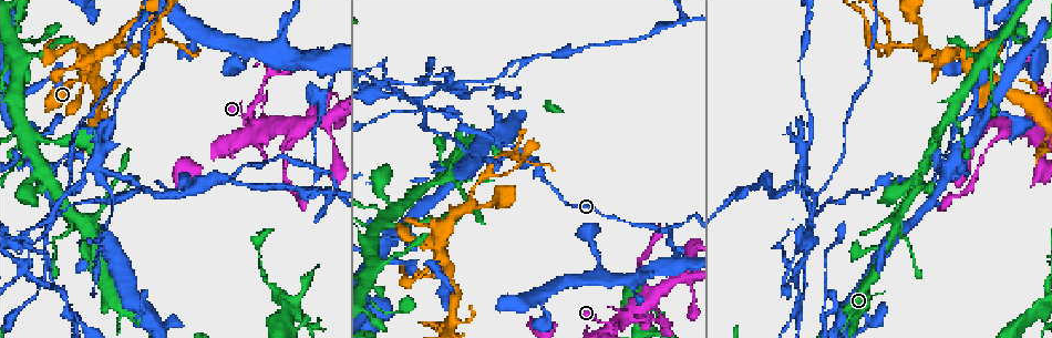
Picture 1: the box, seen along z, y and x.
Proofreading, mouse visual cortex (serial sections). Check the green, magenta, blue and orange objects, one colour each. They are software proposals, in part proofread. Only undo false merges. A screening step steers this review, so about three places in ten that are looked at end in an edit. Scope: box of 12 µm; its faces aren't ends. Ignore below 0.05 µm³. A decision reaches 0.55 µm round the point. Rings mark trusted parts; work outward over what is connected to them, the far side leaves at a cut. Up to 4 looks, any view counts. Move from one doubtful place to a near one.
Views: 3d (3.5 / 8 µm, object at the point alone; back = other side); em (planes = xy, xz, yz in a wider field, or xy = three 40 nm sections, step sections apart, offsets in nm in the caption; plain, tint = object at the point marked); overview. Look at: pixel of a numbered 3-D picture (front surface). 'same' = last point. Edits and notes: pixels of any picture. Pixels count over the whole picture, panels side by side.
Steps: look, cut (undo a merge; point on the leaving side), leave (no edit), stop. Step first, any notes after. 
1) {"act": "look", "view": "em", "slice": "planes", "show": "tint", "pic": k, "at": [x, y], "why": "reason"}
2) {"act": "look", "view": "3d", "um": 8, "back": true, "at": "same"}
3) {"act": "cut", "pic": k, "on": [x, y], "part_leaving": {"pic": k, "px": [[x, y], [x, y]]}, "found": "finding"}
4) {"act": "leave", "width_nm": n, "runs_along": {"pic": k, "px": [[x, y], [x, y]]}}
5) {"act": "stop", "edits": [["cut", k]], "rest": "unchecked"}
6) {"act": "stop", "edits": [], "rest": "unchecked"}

{"act": "look", "view": "3d", "um": 3.5, "pic": 1, "at": [86, 76], "why": "thin arm on a thick one"}

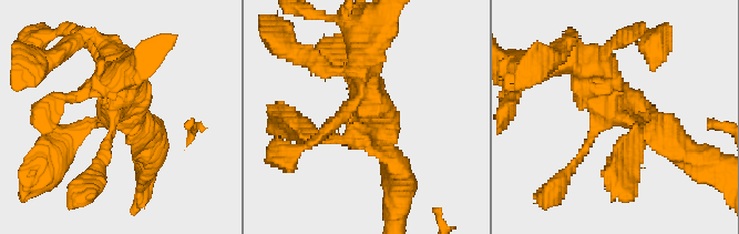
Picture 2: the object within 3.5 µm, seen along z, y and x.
{"act": "look", "view": "em", "slice": "xy", "step": 5, "show": "tint", "pic": 2, "at": [622, 110], "arms": 4, "arm_widths_nm": [150, 200, 350, 400], "why": "now the EM"}

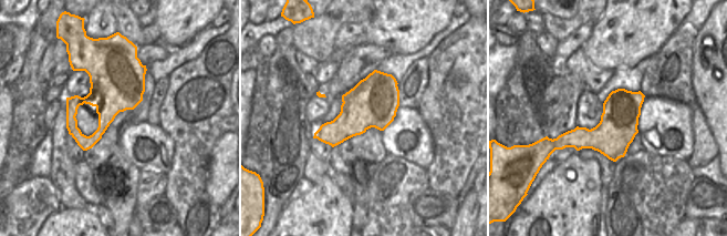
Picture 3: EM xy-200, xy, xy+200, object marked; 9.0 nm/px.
{"act": "leave", "runs_along": {"pic": 2, "px": [[634, 148], [639, 121], [577, 67]]}, "found": "continuous, no second cell"}

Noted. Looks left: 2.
{"act": "look", "view": "3d", "um": 8, "pic": 1, "at": [457, 185], "why": "sudden change in width"}

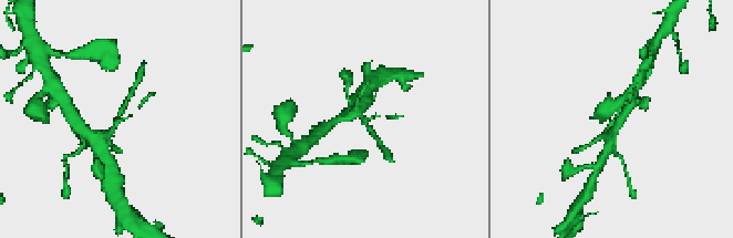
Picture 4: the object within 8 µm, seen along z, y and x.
{"act": "look", "view": "3d", "um": 3.5, "pic": 4, "at": [612, 124]}

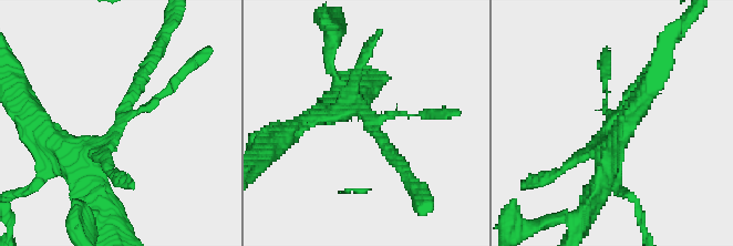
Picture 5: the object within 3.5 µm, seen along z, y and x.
{"act": "leave", "runs_along": {"pic": 5, "px": [[85, 182], [147, 65]]}, "found": "continuous, no second cell"}

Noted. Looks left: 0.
{"act": "stop", "edits": [], "rest": "unchecked"}

